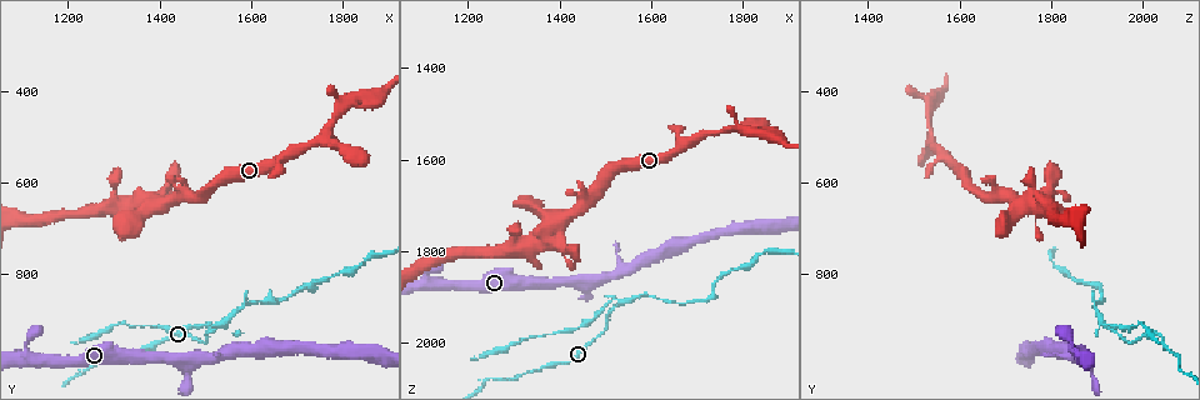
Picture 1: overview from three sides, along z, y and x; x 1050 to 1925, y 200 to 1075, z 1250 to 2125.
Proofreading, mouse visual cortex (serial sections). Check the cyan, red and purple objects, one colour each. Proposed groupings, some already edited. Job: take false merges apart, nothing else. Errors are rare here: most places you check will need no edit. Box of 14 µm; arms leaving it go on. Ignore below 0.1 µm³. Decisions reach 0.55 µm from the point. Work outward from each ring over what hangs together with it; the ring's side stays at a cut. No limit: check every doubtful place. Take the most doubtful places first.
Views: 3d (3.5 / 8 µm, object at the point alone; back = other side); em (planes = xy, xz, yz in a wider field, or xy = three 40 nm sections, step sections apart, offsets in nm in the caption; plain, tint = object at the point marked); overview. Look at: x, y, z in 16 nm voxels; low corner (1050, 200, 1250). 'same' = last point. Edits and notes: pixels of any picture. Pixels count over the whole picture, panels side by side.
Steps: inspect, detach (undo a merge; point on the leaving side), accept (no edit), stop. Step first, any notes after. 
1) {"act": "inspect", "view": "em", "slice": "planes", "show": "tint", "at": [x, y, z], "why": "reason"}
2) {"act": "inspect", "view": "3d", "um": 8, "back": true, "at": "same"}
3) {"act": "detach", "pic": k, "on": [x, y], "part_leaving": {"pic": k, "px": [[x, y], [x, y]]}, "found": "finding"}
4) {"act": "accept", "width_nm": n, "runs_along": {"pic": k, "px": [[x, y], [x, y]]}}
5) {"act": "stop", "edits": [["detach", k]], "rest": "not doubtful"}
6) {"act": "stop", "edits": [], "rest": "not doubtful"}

{"act": "inspect", "view": "3d", "um": 3.5, "at": [1745, 500, 1535], "why": "branch point"}

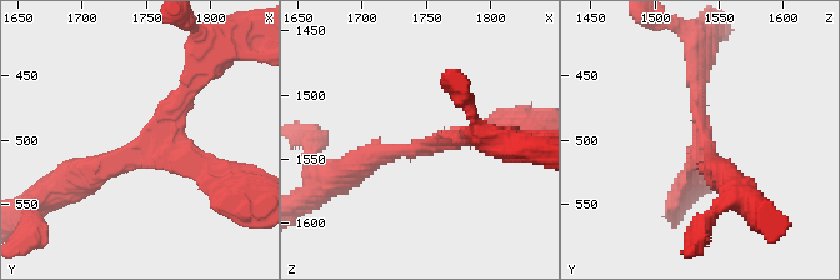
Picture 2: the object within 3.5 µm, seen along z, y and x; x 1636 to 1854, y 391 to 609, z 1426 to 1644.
{"act": "inspect", "view": "em", "slice": "xy", "step": 2, "show": "plain", "at": [1746, 506, 1542], "arms": 3, "arm_widths_nm": [150, 200, 350]}

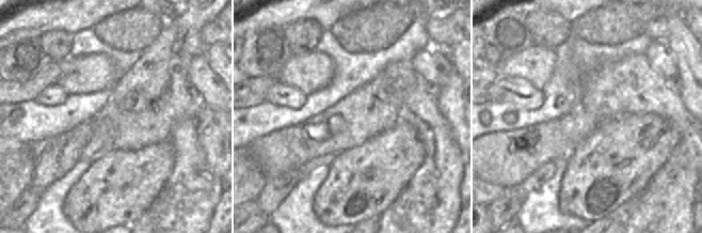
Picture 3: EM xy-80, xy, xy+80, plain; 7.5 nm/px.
{"act": "inspect", "view": "em", "slice": "xy", "step": 2, "show": "tint", "at": "same", "why": "with the object marked"}

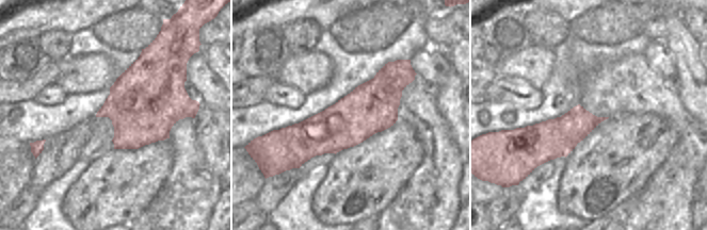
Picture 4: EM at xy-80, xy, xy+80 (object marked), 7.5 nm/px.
{"act": "accept", "runs_along": {"pic": 4, "px": [[410, 77], [331, 131], [283, 133]]}, "found": "all the same cell"}

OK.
{"act": "inspect", "view": "3d", "um": 3.5, "at": [1495, 950, 1975]}

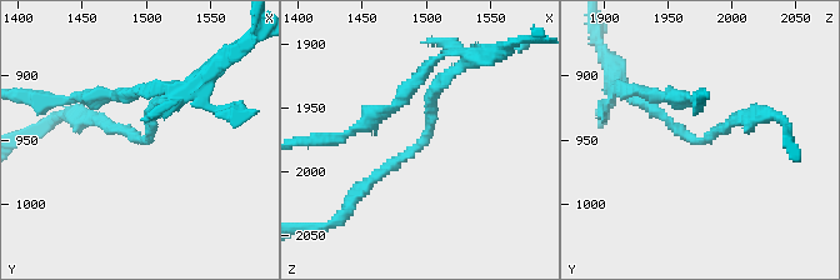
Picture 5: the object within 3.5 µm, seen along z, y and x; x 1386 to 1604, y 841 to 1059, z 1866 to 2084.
{"act": "inspect", "view": "em", "slice": "xy", "step": 3, "show": "tint", "at": [1500, 950, 1978], "arm_widths_nm": [150, 150]}

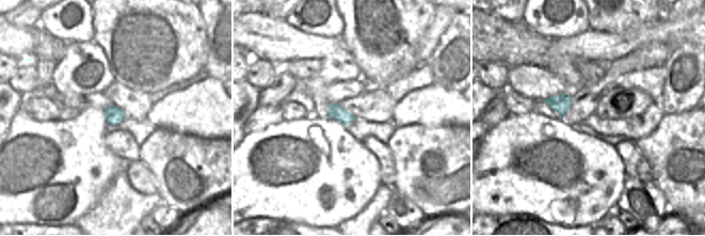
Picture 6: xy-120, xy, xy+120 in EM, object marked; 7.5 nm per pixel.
{"act": "inspect", "view": "em", "slice": "xy", "step": 5, "show": "tint", "at": "same", "why": "cut it another way"}

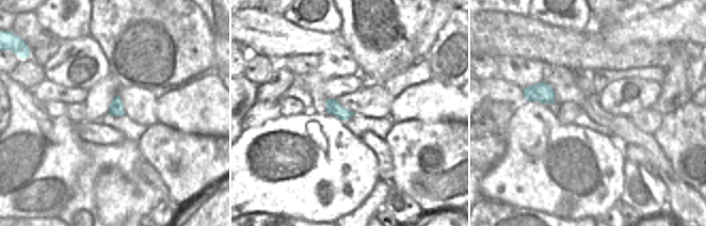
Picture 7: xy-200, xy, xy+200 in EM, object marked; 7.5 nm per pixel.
{"act": "accept", "width_nm": 110, "runs_along": {"pic": 5, "px": [[359, 193], [424, 141], [443, 80]]}, "found": "continuous, no second cell"}

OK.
{"act": "inspect", "view": "3d", "um": 3.5, "at": [1535, 905, 1915], "why": "side arm on a straight run"}

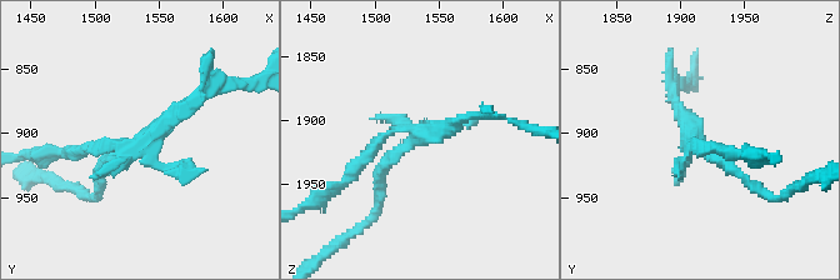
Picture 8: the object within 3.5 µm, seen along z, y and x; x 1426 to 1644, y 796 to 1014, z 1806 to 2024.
{"act": "inspect", "view": "em", "slice": "xy", "step": 3, "show": "tint", "at": [1536, 908, 1916], "why": "need the tissue"}

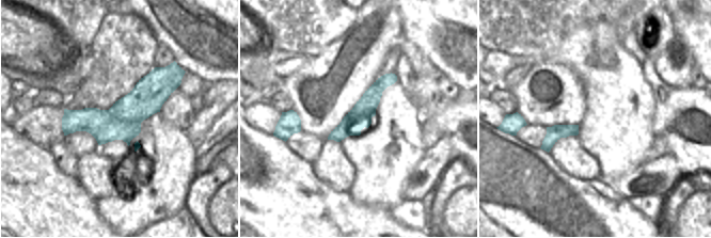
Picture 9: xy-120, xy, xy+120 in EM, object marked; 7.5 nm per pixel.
{"act": "detach", "pic": 8, "on": [88, 149], "width_nm": 170, "part_leaving": {"pic": 8, "px": [[131, 149], [108, 141], [39, 156]]}, "found": "two cells meet here"}

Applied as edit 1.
{"act": "inspect", "view": "3d", "um": 3.5, "at": [1595, 870, 1900], "why": "narrows sharply"}

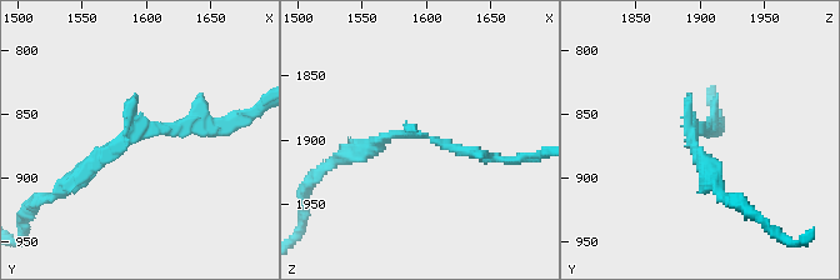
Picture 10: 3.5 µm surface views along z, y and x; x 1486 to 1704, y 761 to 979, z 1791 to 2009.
{"act": "inspect", "view": "em", "slice": "xy", "step": 1, "show": "tint", "at": [1596, 866, 1898]}

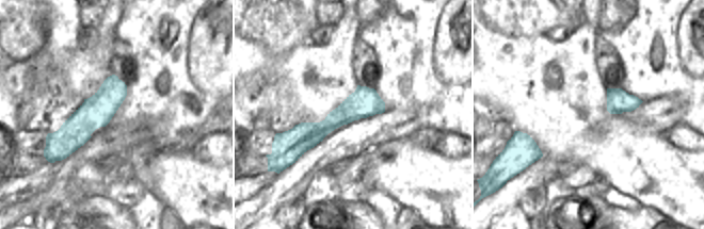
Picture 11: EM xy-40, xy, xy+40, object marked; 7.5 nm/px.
{"act": "accept", "runs_along": {"pic": 11, "px": [[382, 104], [287, 136]]}, "found": "all the same cell"}

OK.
{"act": "stop", "edits": [["detach", 8]], "rest": "not doubtful"}

